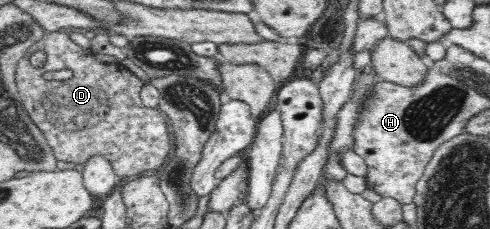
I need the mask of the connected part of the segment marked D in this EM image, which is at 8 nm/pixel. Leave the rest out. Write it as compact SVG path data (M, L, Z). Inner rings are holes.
M67 30L47 32L45 37L25 52L16 66L19 99L24 101L28 114L45 134L57 160L85 165L89 158L101 155L111 162L118 181L127 181L149 173L157 174L165 165L171 151L165 117L158 108L146 107L142 103L140 92L144 86L143 80L124 66L99 62L95 55L73 43ZM37 51L45 53L42 67L33 67L31 63L31 55Z

